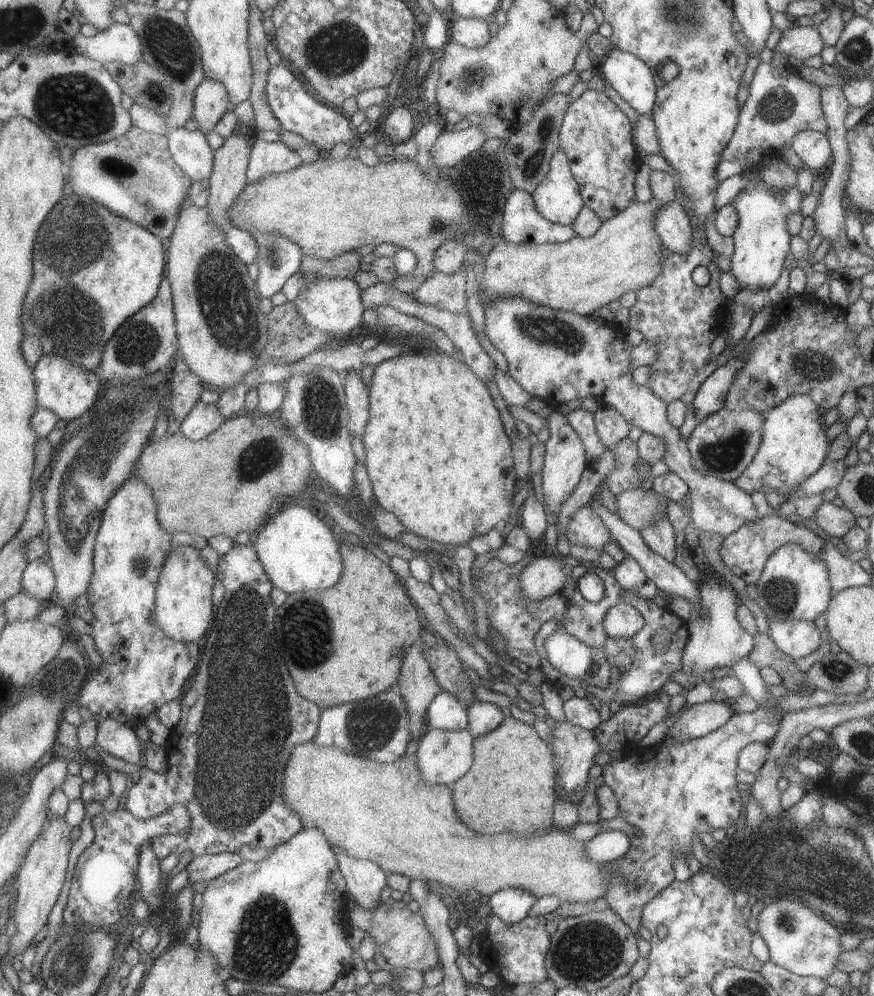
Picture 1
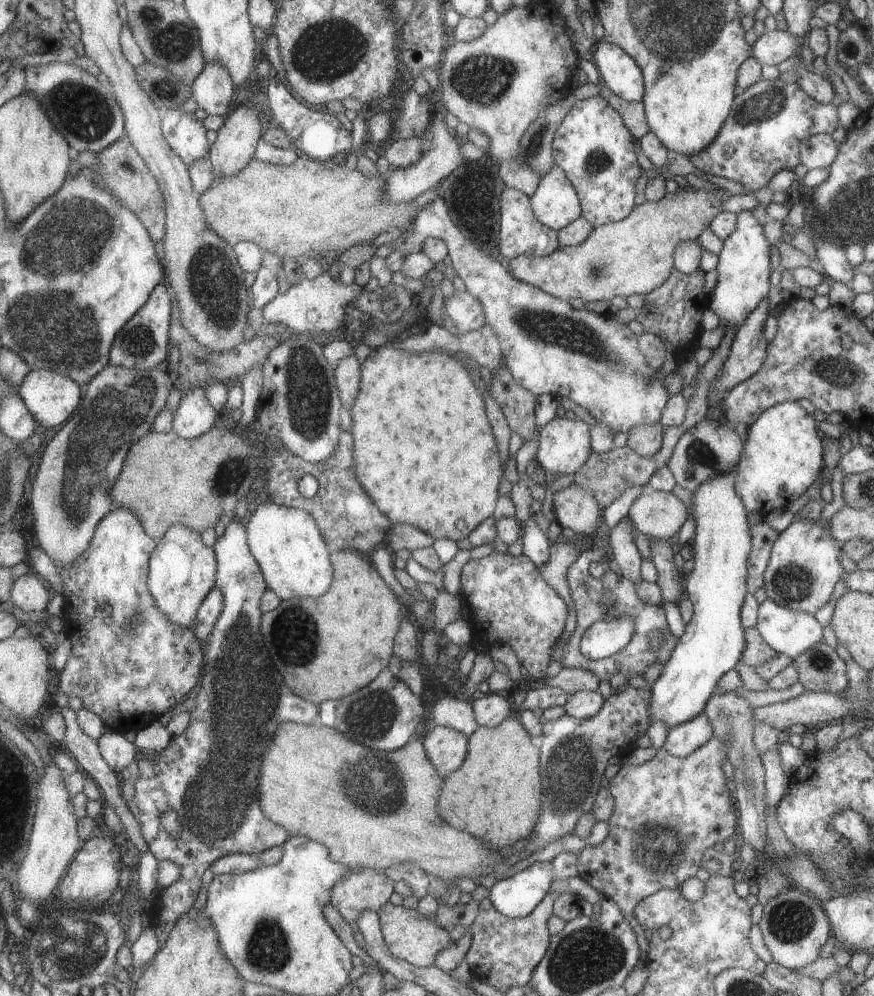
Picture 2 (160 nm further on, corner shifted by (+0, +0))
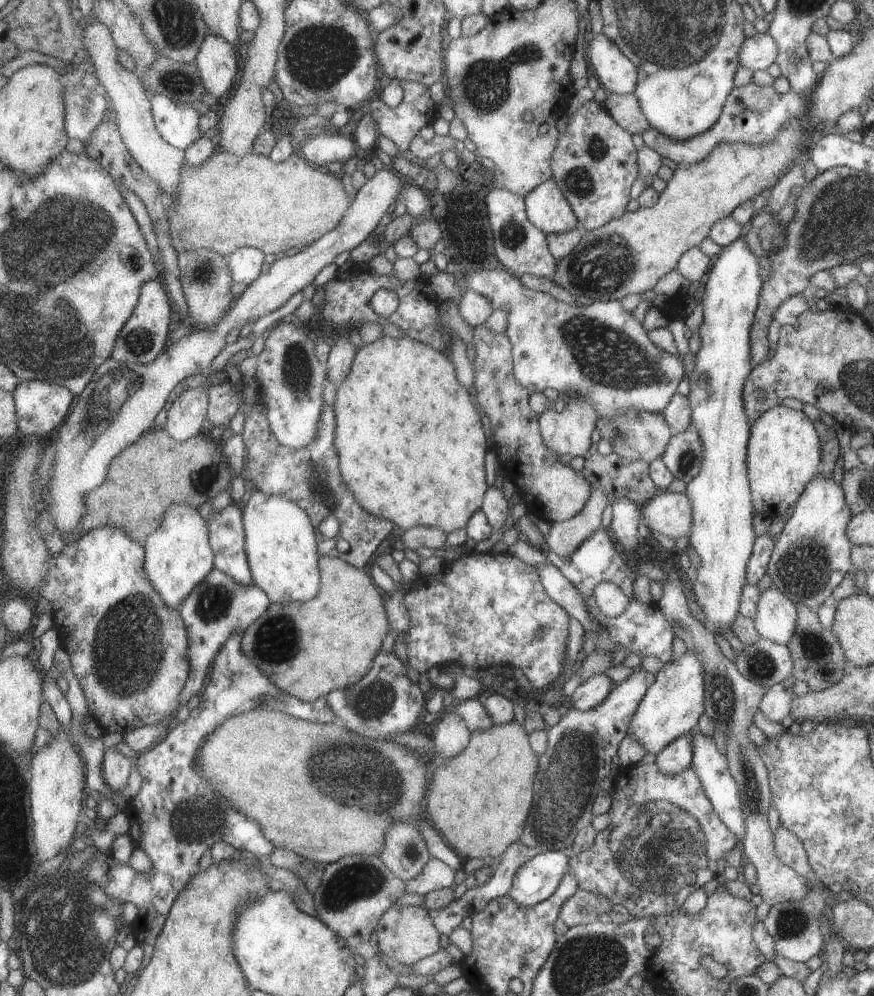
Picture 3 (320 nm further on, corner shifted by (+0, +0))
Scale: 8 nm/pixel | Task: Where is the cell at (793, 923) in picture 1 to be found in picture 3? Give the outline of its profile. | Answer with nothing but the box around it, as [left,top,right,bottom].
[762,888,824,963]

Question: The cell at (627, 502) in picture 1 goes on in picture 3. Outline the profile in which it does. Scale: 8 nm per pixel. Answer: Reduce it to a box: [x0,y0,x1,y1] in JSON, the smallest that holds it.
[640,490,692,538]

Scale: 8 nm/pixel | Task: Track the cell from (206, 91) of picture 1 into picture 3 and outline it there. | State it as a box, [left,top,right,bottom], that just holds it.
[196,32,237,99]

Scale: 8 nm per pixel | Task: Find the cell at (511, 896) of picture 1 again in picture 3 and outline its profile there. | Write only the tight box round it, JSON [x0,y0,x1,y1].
[507,851,569,907]

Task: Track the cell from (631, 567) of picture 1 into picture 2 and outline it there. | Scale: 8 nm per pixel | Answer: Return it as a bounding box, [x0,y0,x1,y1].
[608,515,642,584]

